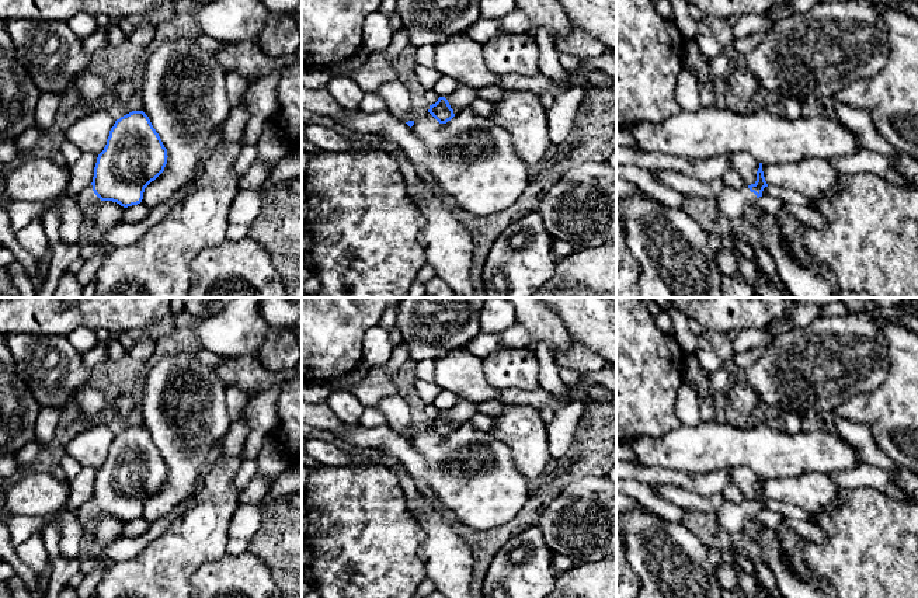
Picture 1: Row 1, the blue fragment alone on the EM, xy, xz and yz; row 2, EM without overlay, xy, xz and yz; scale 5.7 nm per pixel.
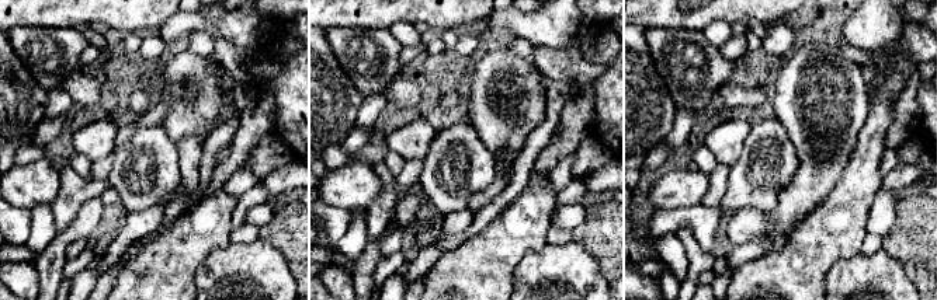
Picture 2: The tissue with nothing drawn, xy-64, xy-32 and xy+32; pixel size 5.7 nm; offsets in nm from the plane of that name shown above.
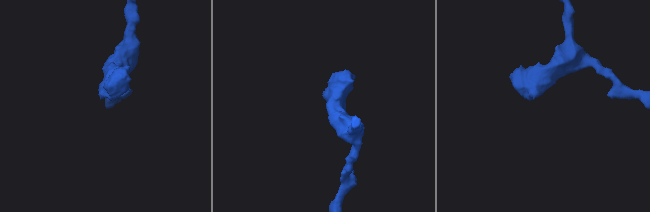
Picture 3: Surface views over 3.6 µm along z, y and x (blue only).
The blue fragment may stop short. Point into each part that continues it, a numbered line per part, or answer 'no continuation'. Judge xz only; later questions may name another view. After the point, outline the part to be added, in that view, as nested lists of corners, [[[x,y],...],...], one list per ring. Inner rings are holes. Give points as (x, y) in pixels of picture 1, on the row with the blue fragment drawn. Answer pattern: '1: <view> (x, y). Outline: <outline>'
1: xz (395, 93). Outline: [[[392,80],[380,84],[375,91],[385,102],[386,109],[399,121],[414,121],[415,114],[410,107],[410,93],[406,80]]]

